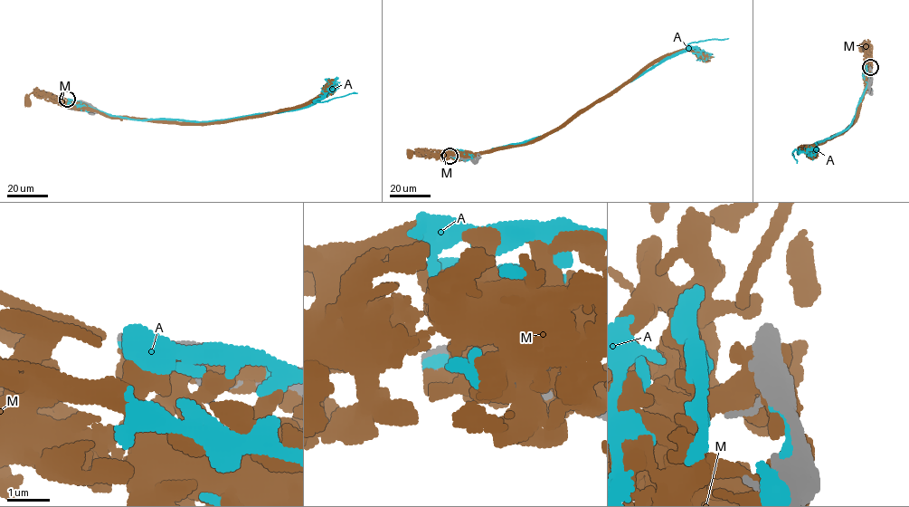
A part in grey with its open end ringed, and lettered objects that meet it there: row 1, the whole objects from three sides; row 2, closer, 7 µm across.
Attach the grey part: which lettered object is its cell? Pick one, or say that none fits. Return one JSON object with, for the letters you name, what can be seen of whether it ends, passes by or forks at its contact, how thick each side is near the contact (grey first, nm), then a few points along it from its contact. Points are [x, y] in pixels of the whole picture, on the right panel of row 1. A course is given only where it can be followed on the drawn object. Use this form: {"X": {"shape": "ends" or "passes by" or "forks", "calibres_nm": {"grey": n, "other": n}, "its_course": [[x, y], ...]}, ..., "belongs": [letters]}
{"belongs": []}

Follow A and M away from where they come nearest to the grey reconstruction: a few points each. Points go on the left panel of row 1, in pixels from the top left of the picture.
A: (71, 100), (128, 119), (200, 122), (300, 109), (308, 106), (314, 100), (324, 101), (357, 92)
M: (71, 100), (63, 103), (32, 92), (27, 102)

